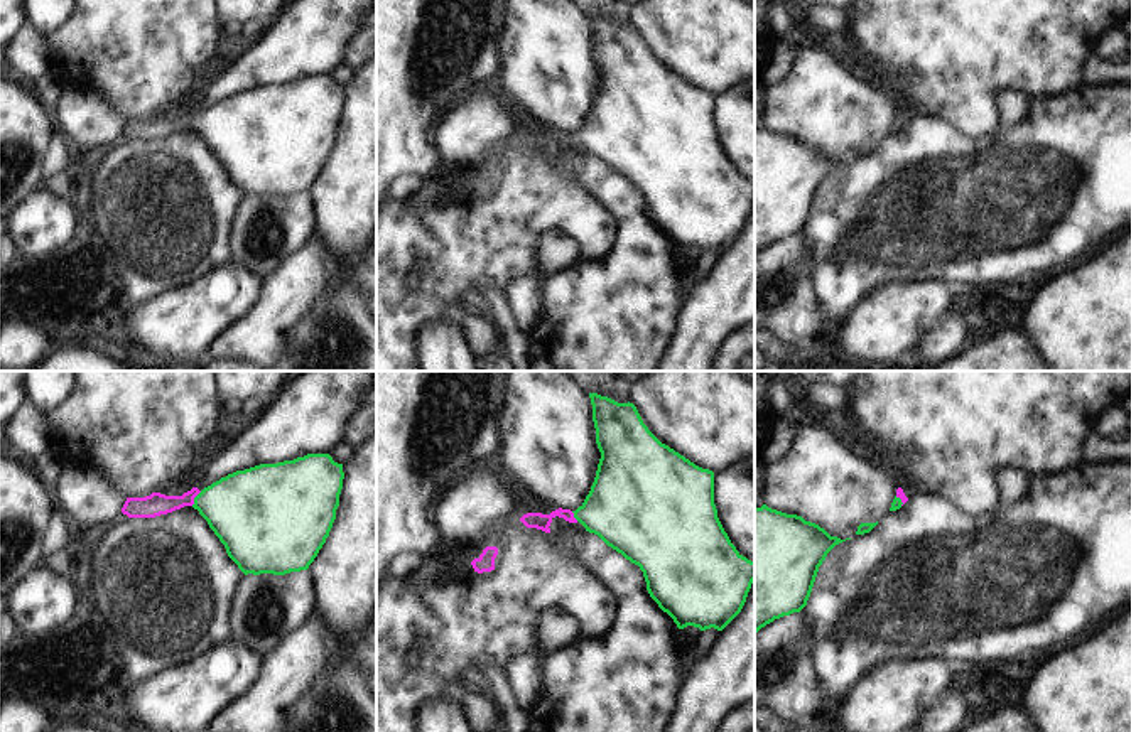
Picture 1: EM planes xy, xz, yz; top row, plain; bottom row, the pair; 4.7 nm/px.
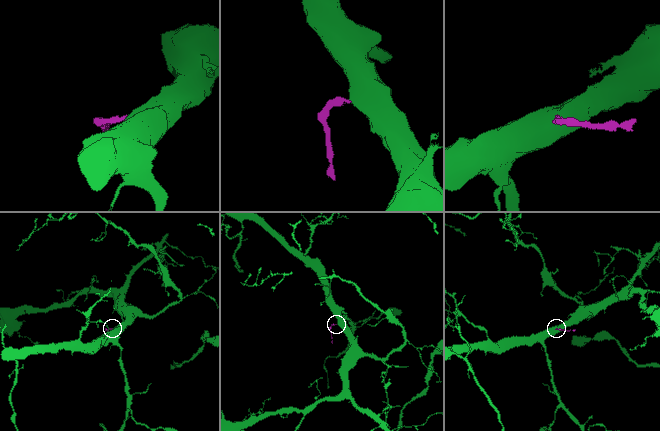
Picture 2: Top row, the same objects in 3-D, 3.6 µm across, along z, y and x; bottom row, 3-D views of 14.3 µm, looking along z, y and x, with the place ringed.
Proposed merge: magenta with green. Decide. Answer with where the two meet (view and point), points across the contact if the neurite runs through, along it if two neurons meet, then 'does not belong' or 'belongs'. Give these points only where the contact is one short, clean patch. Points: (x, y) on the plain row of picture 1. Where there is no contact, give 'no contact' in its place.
contact xy (194, 118); way xy (154, 127), (176, 125), (194, 118), (203, 123), (245, 132); belongs

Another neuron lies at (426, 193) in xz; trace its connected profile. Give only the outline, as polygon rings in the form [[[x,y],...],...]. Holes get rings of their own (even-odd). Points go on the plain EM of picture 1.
[[[436,167],[430,174],[422,180],[420,187],[409,199],[409,211],[412,214],[420,216],[424,207],[436,197],[439,191],[439,177],[442,175],[442,169]]]

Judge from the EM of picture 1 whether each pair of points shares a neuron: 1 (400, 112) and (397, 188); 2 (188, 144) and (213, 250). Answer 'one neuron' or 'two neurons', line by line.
1: two neurons
2: one neuron

